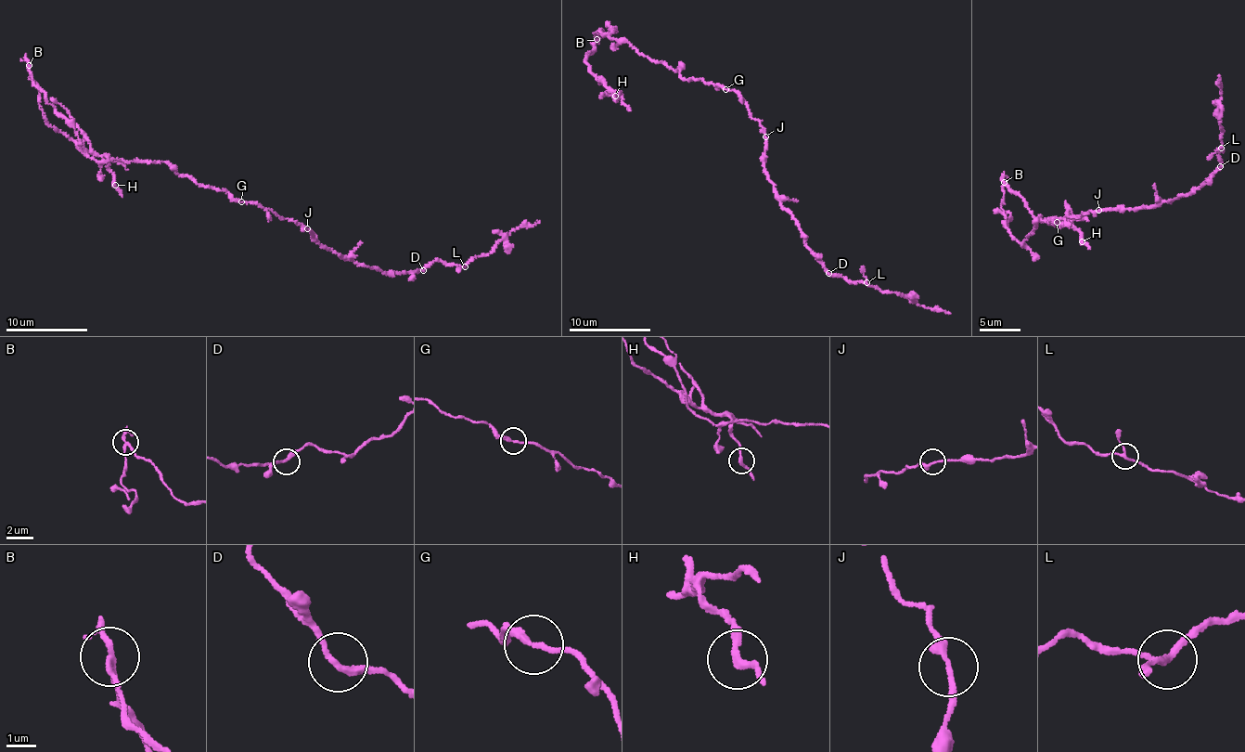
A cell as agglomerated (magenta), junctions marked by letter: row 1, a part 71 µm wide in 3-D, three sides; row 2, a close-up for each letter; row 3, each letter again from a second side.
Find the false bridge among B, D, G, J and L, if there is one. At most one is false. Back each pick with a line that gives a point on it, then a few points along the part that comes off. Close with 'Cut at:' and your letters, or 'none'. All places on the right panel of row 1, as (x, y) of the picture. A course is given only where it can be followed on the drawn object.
B: (1004, 182) | (1003, 182), (1022, 199), (1029, 212), (1041, 218), (1071, 223), (1090, 249)
Cut at: B

